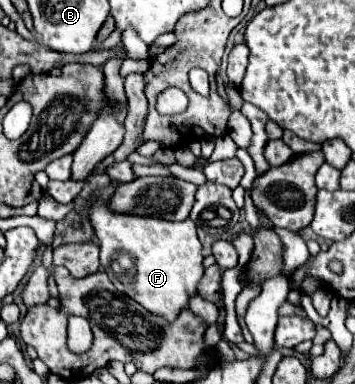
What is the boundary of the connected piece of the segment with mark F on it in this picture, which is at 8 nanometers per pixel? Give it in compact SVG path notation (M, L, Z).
M95 201L89 207L89 219L91 219L93 231L99 239L101 267L105 269L105 273L109 275L109 279L117 287L117 291L135 299L147 311L161 315L167 321L175 321L179 311L183 307L187 307L189 299L193 295L197 295L197 283L203 277L203 265L201 265L203 255L201 255L201 243L199 243L195 223L191 219L173 223L173 221L165 221L165 219L115 213L109 209L109 205L105 201Z

